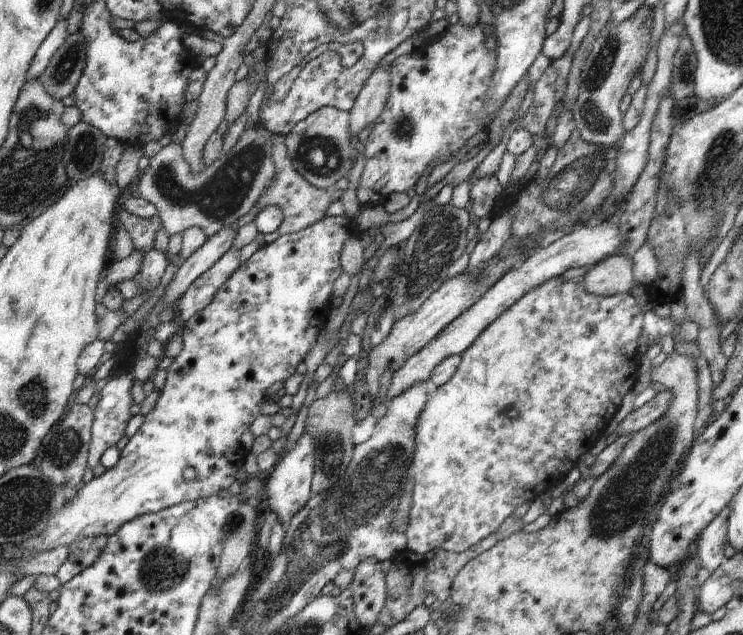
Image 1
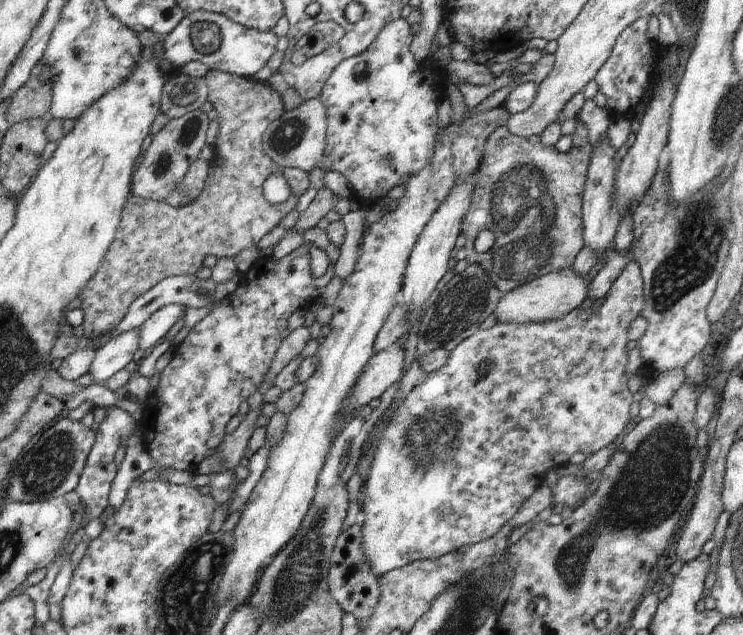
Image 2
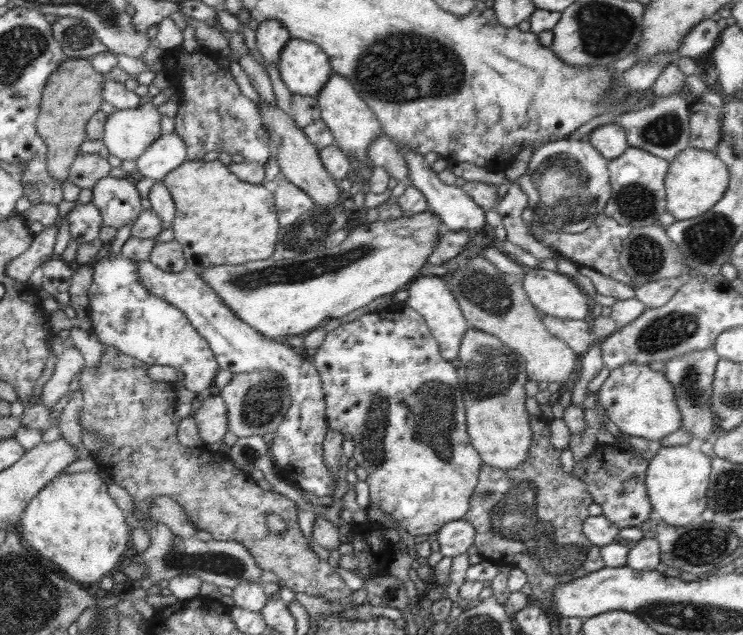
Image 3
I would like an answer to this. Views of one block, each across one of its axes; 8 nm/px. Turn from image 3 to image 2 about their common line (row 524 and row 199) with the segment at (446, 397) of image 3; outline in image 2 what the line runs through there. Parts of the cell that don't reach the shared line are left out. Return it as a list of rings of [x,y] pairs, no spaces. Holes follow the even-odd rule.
[[[504,104],[484,113],[475,111],[476,108],[466,110],[460,129],[448,126],[443,132],[440,130],[443,136],[437,135],[431,163],[405,182],[406,191],[399,199],[398,208],[383,216],[378,223],[366,224],[354,272],[343,281],[332,306],[331,331],[319,342],[316,353],[320,359],[318,368],[305,383],[302,402],[286,416],[286,433],[280,444],[270,449],[269,467],[253,488],[238,524],[232,530],[233,551],[215,596],[217,610],[229,594],[239,605],[244,604],[254,592],[262,568],[270,564],[300,528],[310,508],[326,455],[347,424],[341,418],[341,406],[374,354],[373,344],[378,331],[400,301],[407,260],[418,235],[454,183],[478,170],[486,139],[496,128],[505,125],[510,116]]]

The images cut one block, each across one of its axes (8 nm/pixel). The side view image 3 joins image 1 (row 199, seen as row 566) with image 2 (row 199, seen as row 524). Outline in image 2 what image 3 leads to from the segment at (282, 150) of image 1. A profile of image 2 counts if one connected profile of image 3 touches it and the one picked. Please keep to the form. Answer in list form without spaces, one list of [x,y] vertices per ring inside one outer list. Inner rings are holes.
[[[210,69],[204,76],[207,84],[207,100],[217,112],[219,133],[214,146],[214,170],[205,180],[200,194],[186,206],[175,209],[166,202],[149,201],[130,194],[124,205],[120,224],[114,240],[102,259],[100,268],[83,286],[79,298],[82,299],[84,312],[84,336],[91,339],[105,332],[112,331],[126,316],[130,305],[139,296],[146,294],[161,280],[183,274],[194,275],[203,266],[204,258],[214,254],[216,258],[235,258],[244,248],[258,245],[271,230],[280,224],[280,220],[296,209],[298,199],[308,188],[308,173],[302,169],[280,167],[264,151],[262,135],[271,125],[272,120],[279,119],[284,112],[281,96],[264,82],[252,81],[250,78],[237,77],[222,71]],[[276,171],[285,176],[291,188],[289,197],[282,204],[270,204],[263,195],[264,181]]]

